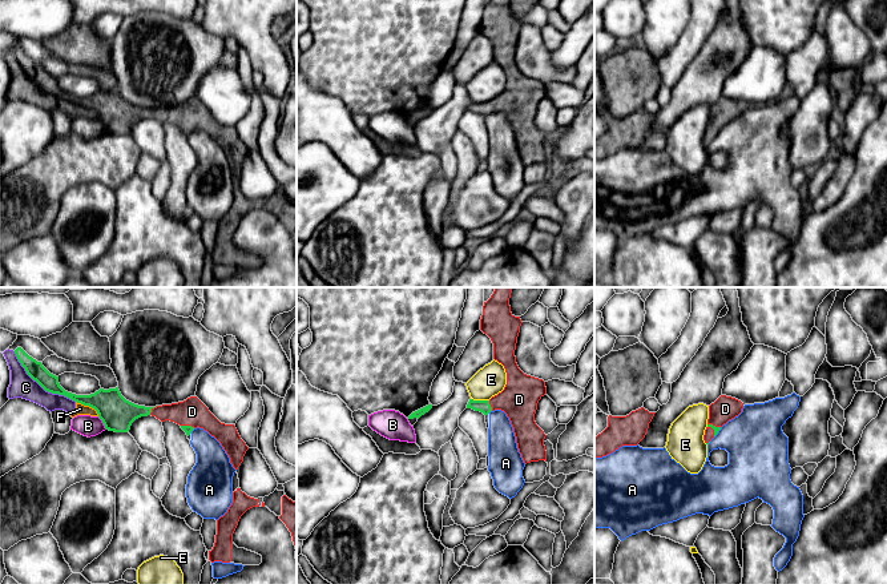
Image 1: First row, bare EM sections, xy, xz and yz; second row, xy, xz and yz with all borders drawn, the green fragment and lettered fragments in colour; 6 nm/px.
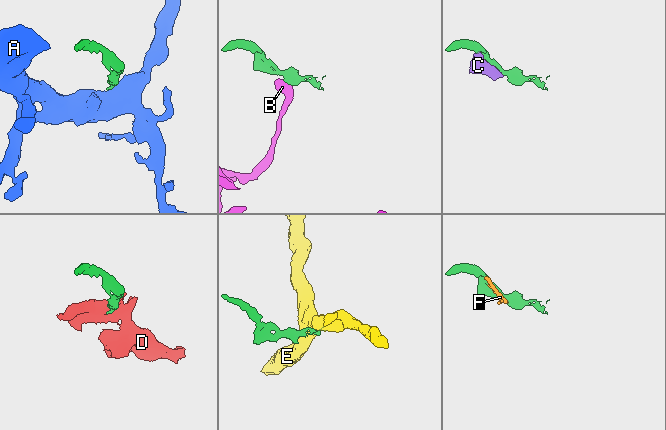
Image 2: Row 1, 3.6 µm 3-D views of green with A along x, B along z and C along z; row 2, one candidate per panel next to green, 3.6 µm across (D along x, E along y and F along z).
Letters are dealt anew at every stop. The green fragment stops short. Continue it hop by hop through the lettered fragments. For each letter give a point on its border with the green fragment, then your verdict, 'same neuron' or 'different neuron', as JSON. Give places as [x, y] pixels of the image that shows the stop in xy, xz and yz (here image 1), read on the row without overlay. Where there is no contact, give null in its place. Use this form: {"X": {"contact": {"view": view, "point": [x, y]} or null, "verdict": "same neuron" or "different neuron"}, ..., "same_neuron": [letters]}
{"A": {"contact": {"view": "xz", "point": [490, 113]}, "verdict": "different neuron"}, "B": {"contact": {"view": "xy", "point": [103, 124]}, "verdict": "different neuron"}, "C": {"contact": {"view": "xy", "point": [40, 87]}, "verdict": "different neuron"}, "D": {"contact": {"view": "xy", "point": [150, 112]}, "verdict": "same neuron"}, "E": {"contact": {"view": "xz", "point": [480, 103]}, "verdict": "different neuron"}, "F": {"contact": {"view": "xy", "point": [88, 107]}, "verdict": "different neuron"}, "same_neuron": ["D"]}

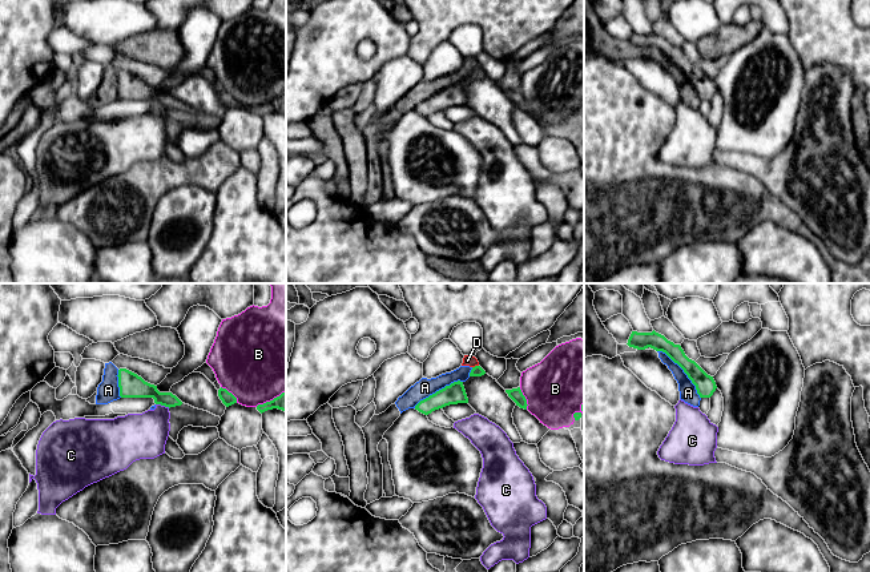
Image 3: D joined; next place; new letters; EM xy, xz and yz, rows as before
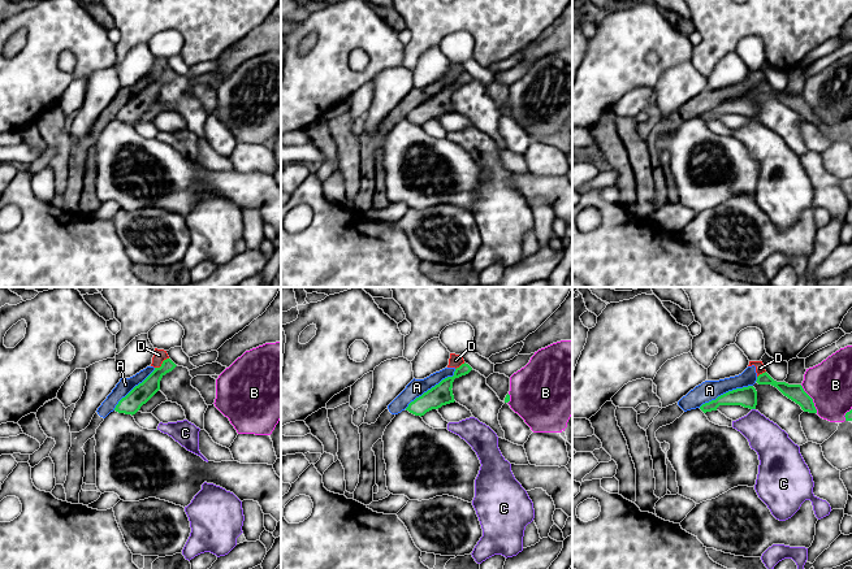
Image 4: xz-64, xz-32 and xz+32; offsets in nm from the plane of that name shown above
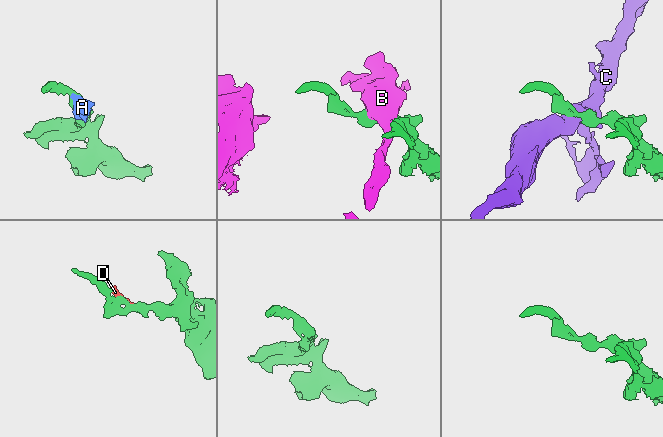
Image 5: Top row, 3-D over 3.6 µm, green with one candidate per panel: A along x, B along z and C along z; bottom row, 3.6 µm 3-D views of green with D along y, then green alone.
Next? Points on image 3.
{"A": {"contact": {"view": "yz", "point": [684, 73]}, "verdict": "different neuron"}, "B": {"contact": {"view": "xz", "point": [524, 100]}, "verdict": "different neuron"}, "C": {"contact": {"view": "xy", "point": [162, 107]}, "verdict": "different neuron"}, "D": {"contact": {"view": "xz", "point": [475, 68]}, "verdict": "different neuron"}, "same_neuron": []}

